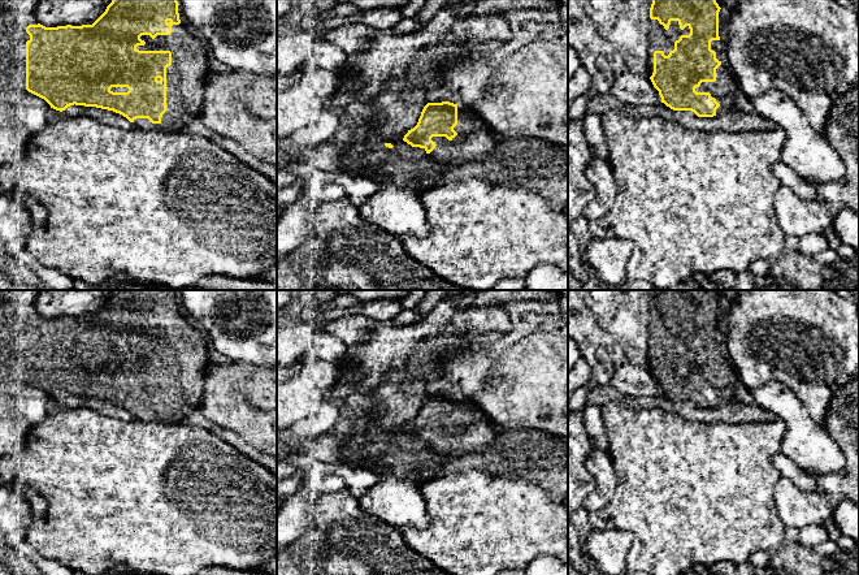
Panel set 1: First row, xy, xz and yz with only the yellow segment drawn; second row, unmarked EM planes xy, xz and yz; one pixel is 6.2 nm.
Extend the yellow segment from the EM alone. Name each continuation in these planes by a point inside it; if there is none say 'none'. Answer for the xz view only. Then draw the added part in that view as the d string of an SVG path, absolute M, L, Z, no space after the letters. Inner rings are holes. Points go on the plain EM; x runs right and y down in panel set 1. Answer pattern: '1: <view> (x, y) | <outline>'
1: xz (474, 432) | M459 395L454 421L457 427L451 432L446 428L431 429L437 437L428 446L433 451L454 458L476 455L482 454L495 440L498 431L480 406Z

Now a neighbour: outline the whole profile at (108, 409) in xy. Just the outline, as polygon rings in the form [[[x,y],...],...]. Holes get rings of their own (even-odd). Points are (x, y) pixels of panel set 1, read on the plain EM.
[[[75,395],[68,398],[62,403],[51,399],[48,402],[48,415],[55,415],[66,408],[78,408],[78,407],[90,407],[104,416],[116,418],[122,421],[130,421],[134,419],[133,414],[130,414],[126,408],[123,408],[120,405],[96,398],[84,398]]]

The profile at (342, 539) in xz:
[[[339,490],[334,493],[326,493],[312,506],[311,522],[308,529],[291,545],[277,552],[277,575],[451,575],[442,568],[437,567],[433,562],[424,558],[415,550],[412,550],[402,537],[400,531],[385,523],[379,518],[365,513],[359,500],[355,498],[348,490]]]

